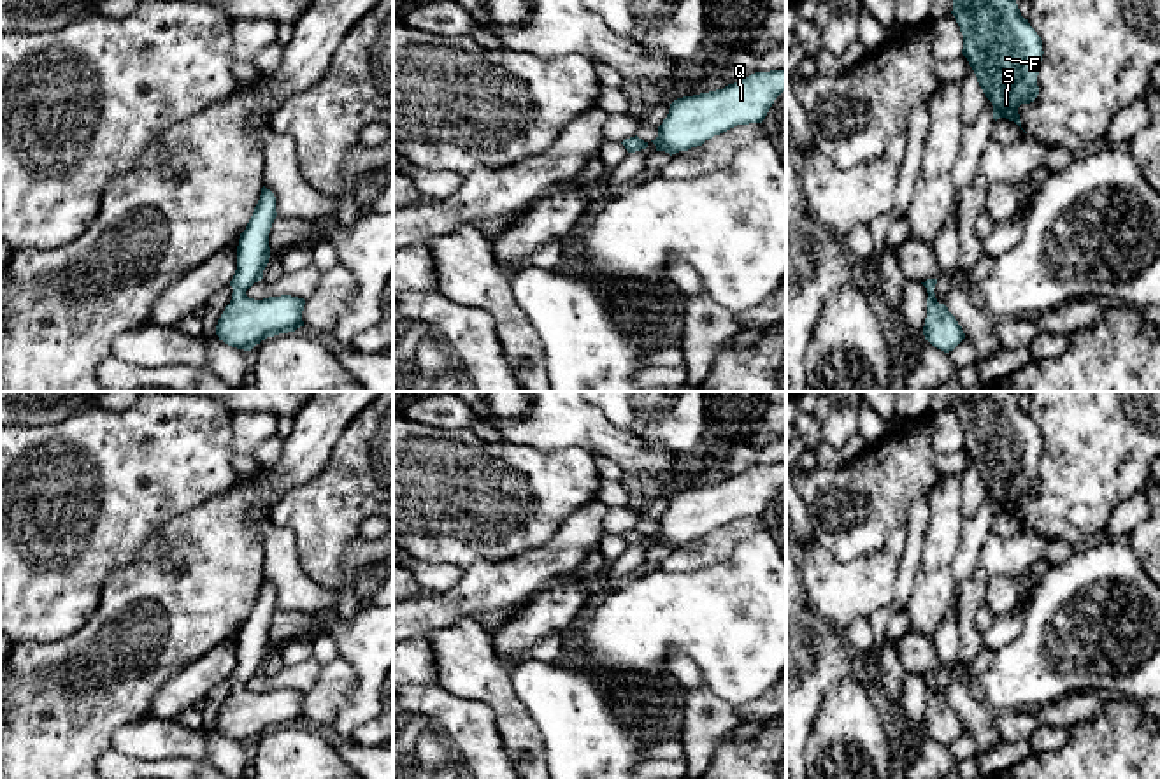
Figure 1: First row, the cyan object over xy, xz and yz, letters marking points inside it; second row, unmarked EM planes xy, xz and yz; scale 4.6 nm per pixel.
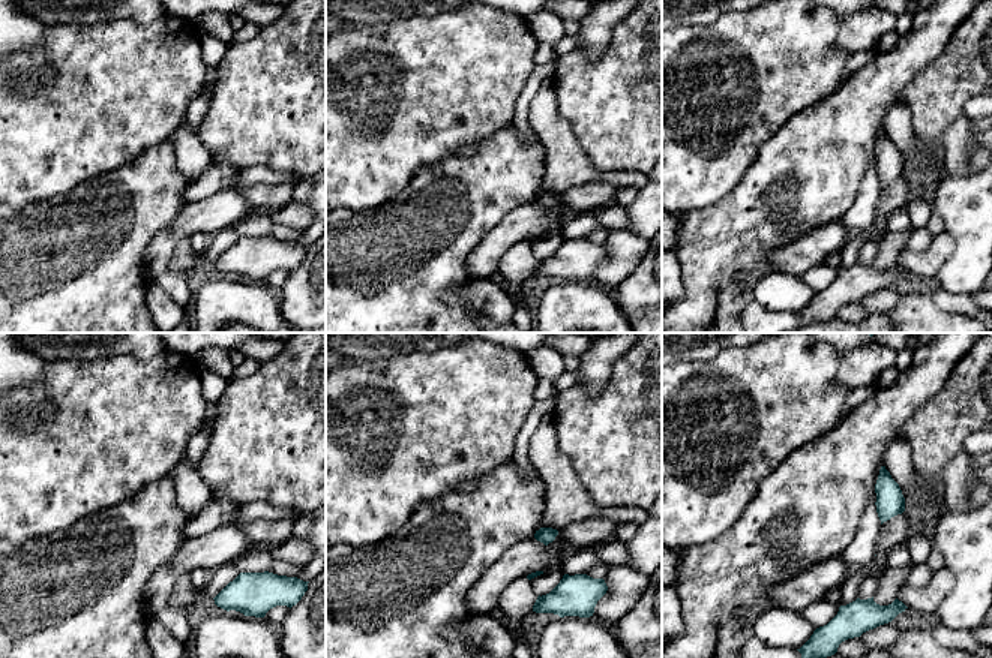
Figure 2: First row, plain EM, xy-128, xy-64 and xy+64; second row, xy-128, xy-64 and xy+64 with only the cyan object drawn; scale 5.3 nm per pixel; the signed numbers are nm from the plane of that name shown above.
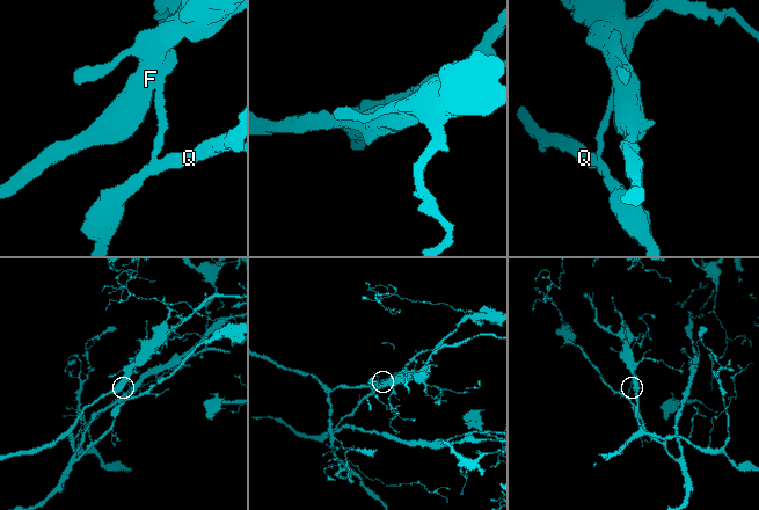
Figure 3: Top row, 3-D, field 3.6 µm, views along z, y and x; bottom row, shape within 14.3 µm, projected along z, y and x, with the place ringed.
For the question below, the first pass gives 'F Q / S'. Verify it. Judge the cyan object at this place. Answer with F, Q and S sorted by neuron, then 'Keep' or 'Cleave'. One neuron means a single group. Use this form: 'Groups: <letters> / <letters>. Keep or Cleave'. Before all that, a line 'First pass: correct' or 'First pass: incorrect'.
First pass: incorrect
Groups: F S / Q. Cleave

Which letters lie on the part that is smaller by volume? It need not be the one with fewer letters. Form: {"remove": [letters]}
{"remove": ["Q"]}

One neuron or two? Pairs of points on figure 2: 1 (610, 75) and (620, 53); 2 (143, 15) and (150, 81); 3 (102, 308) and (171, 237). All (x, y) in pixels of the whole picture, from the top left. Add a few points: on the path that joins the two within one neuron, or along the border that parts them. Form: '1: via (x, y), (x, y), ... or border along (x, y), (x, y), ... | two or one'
1: via (616, 69), (620, 65), (620, 59) | one
2: border along (162, 15), (146, 24), (126, 20), (110, 23) | two
3: border along (162, 233), (150, 243), (146, 252), (147, 281) | two

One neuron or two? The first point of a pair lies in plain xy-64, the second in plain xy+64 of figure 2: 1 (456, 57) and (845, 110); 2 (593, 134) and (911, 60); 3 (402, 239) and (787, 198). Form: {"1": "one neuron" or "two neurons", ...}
{"1": "two neurons", "2": "two neurons", "3": "one neuron"}

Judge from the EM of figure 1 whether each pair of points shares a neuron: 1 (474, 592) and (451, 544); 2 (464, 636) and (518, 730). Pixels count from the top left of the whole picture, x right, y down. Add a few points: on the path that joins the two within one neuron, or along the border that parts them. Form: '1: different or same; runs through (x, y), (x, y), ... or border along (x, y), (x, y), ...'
1: different; border along (504, 560), (474, 560), (464, 571)
2: same; runs through (465, 658), (508, 707)

